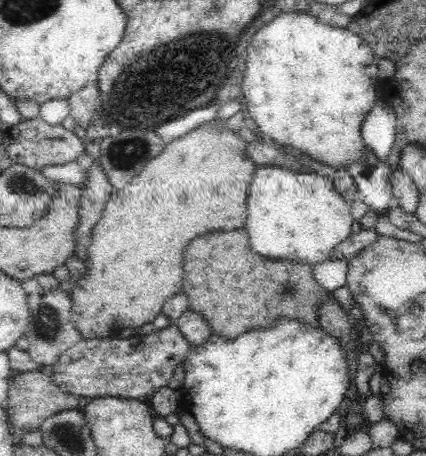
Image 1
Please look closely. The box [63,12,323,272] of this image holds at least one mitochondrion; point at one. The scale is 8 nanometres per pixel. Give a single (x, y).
(192, 47)

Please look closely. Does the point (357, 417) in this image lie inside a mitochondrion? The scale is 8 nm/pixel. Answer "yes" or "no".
yes

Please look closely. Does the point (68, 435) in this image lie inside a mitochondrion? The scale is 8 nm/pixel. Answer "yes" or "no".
yes

